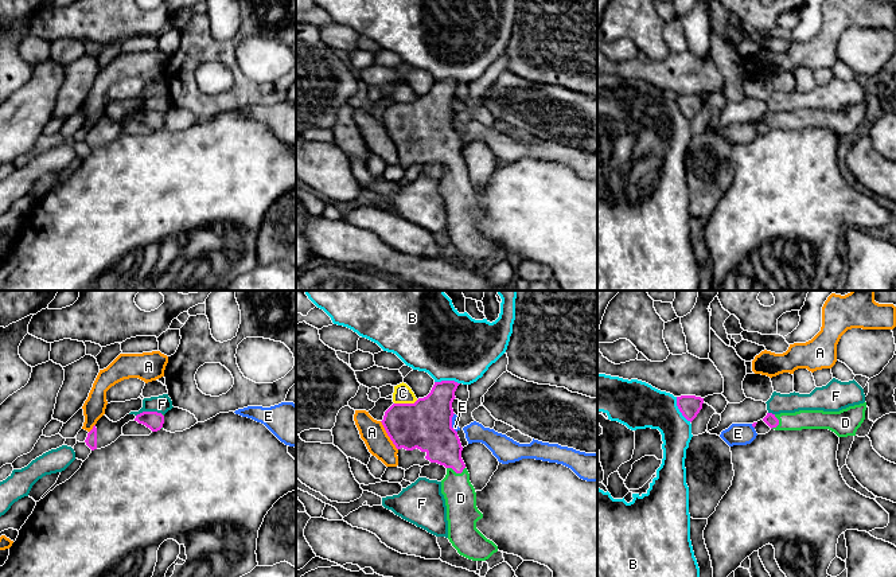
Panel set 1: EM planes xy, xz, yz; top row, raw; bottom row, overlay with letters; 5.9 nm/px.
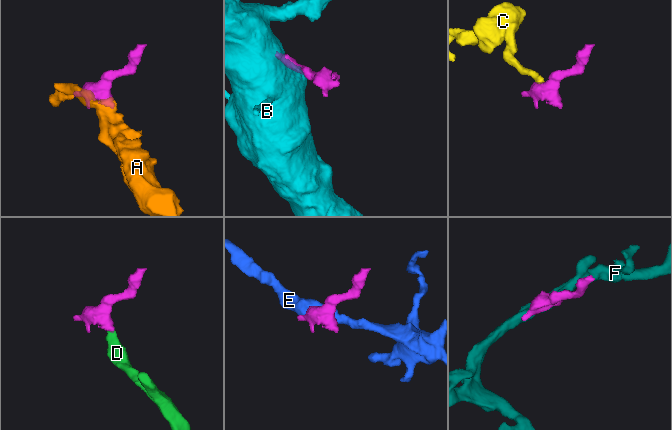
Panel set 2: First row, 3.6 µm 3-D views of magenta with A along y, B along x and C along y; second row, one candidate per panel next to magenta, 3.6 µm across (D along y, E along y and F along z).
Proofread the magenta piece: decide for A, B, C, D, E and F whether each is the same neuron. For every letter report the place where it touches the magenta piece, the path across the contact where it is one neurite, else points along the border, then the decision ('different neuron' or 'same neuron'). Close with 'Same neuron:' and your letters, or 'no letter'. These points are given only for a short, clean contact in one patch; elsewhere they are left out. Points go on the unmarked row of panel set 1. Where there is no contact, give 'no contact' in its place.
A: contact xz (388, 133); different neuron
B: contact yz (680, 109); border yz (676, 96), (678, 109), (690, 120); different neuron
C: contact xz (405, 102); border xz (417, 98), (394, 102); different neuron
D: contact xz (456, 171); way xz (436, 135), (450, 154), (456, 171), (456, 187), (460, 197); same neuron
E: contact xz (451, 121); different neuron
F: contact xy (148, 110); border xy (162, 112), (140, 110), (136, 114); different neuron
Same neuron: D

